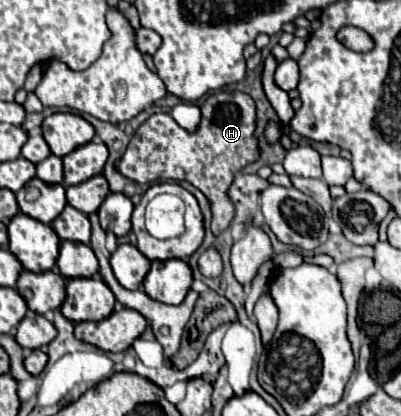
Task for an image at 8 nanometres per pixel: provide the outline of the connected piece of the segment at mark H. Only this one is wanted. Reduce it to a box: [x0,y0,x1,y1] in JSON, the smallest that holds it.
[118,92,260,236]

